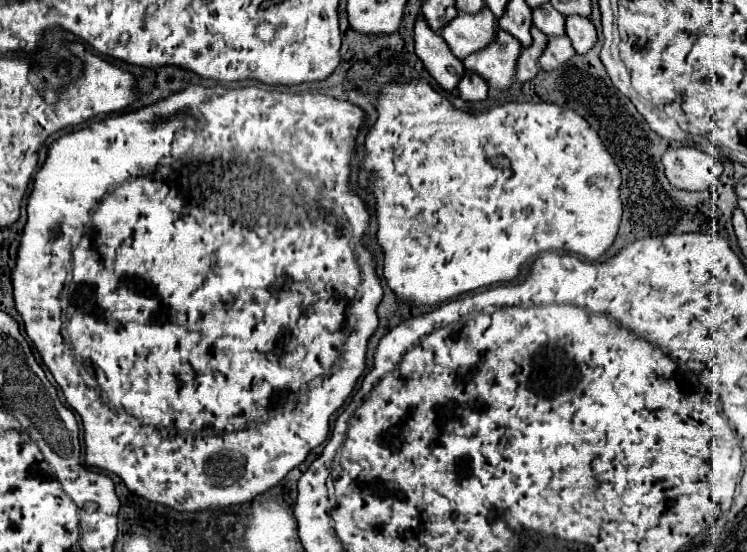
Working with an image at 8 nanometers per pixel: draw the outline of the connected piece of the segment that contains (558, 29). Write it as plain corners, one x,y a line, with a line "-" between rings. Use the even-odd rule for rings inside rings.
544,4
542,8
536,8
532,12
532,20
534,26
540,28
540,32
544,32
548,38
552,36
564,36
564,16
560,16
560,12
556,12
552,8
552,4

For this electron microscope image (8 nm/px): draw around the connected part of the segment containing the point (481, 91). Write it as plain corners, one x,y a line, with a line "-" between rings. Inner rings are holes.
466,72
466,76
458,84
458,92
466,102
482,102
488,98
488,84
480,76

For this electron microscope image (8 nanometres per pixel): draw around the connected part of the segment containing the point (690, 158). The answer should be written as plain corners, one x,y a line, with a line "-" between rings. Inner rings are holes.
692,146
670,148
662,156
662,164
668,182
674,188
688,192
700,192
712,188
724,172
722,162

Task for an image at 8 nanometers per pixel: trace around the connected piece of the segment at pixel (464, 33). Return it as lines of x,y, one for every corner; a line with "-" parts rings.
488,8
478,14
458,14
450,24
446,24
440,34
448,42
452,54
464,60
472,52
484,50
492,40
496,40
498,18
492,16

